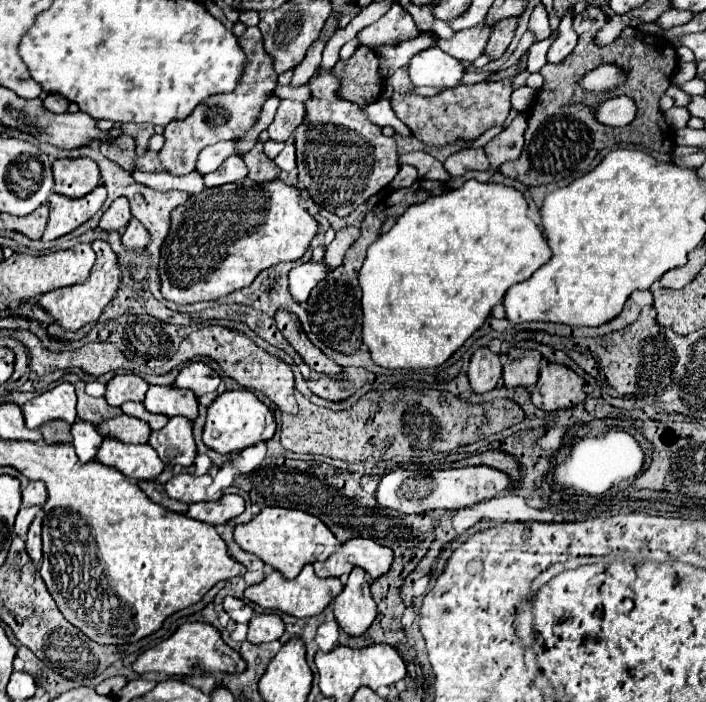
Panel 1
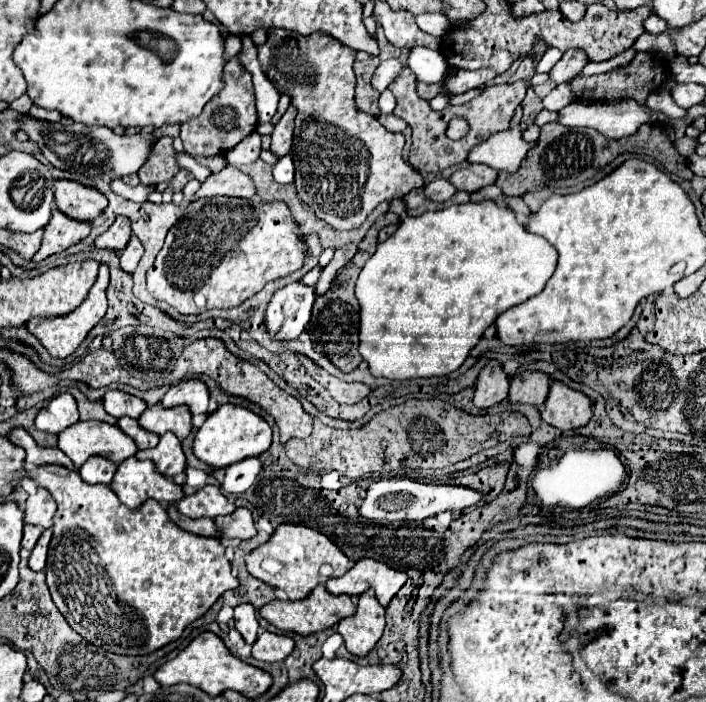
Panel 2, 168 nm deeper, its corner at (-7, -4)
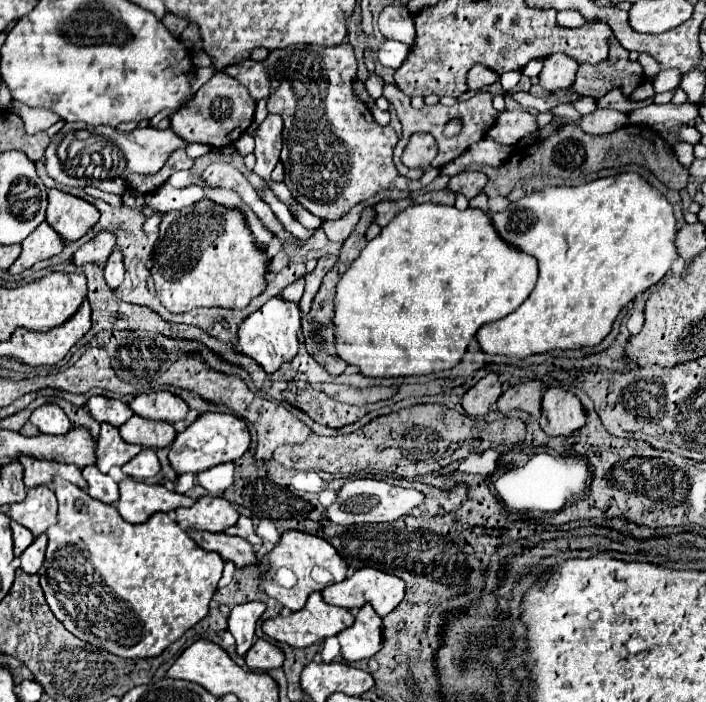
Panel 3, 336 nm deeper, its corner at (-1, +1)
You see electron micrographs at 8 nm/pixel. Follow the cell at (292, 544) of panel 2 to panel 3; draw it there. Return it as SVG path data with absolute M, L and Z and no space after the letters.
M294 529L284 531L276 547L266 553L260 563L264 569L269 567L269 570L263 573L263 577L258 577L258 587L292 611L304 607L312 591L320 591L322 587L346 579L346 563L326 539Z

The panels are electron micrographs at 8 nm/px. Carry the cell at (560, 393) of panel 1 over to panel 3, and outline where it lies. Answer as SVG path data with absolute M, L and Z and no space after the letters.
M548 387L542 397L540 427L548 435L570 435L586 421L580 399L560 387Z

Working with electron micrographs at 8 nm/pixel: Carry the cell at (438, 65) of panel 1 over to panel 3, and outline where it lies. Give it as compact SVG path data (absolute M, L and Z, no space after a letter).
M386 41L386 43L380 45L378 61L380 61L384 67L398 69L398 67L408 59L410 53L412 53L412 45L398 43L398 41Z

